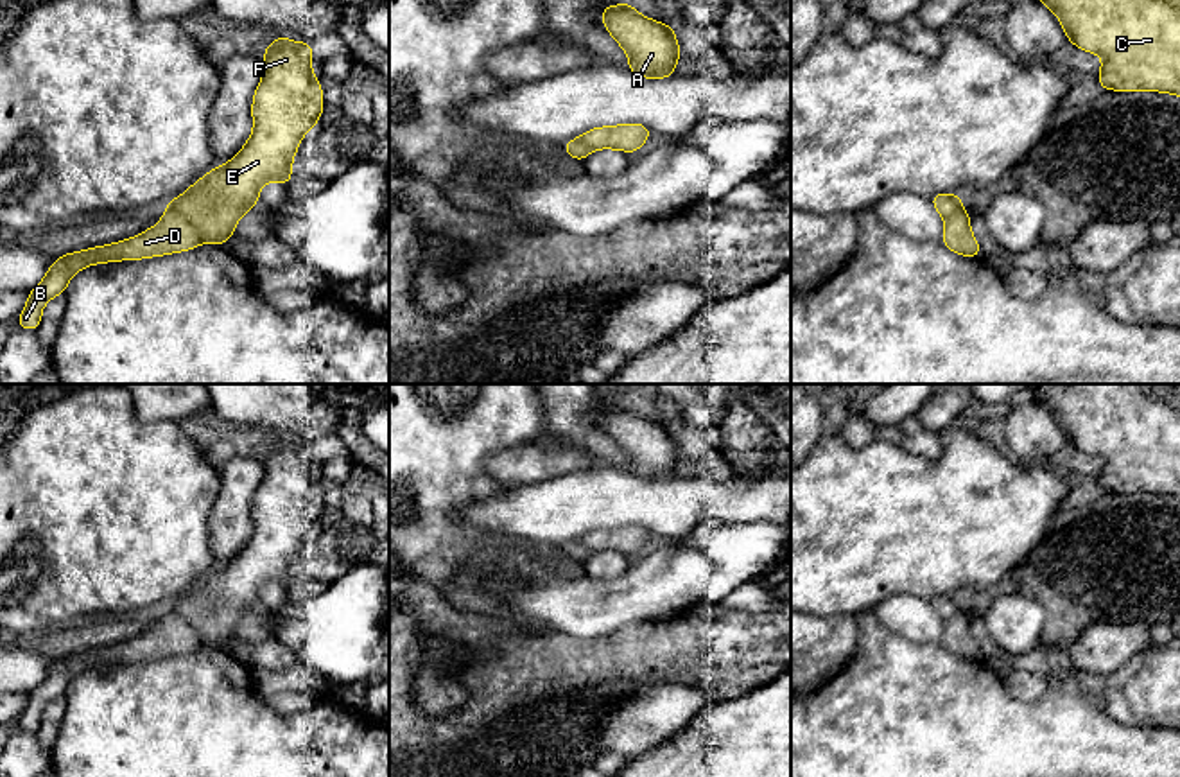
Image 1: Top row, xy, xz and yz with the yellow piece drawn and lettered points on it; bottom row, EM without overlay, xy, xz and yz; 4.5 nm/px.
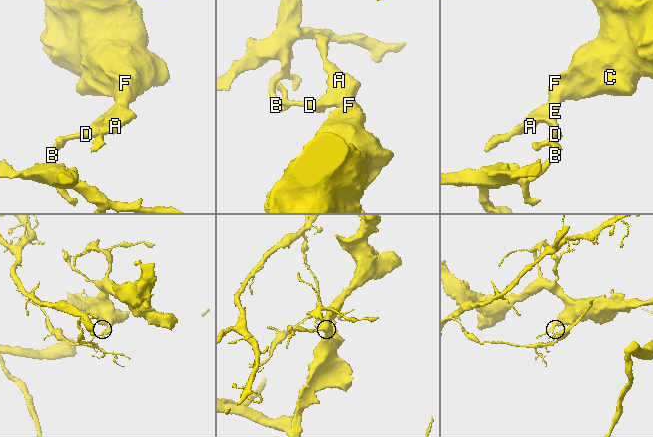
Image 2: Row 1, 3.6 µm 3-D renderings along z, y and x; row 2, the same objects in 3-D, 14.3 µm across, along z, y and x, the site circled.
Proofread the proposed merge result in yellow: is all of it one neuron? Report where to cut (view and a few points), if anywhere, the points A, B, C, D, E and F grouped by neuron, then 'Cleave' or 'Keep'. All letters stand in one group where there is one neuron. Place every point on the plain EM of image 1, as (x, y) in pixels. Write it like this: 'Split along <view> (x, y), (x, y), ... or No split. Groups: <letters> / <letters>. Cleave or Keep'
Split along xy (167, 607), (180, 614), (203, 643). Groups: A C E F / B D. Cleave

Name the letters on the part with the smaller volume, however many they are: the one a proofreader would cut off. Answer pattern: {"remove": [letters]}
{"remove": ["B", "D"]}

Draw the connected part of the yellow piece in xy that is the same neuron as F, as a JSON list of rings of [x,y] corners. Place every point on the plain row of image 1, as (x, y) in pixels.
[[[280,438],[262,459],[265,472],[253,497],[255,529],[249,542],[231,563],[217,567],[167,607],[190,623],[208,646],[226,646],[235,635],[235,624],[258,607],[260,589],[265,583],[280,583],[285,589],[292,581],[291,567],[298,547],[323,515],[323,492],[310,472],[314,463],[310,441],[294,445]]]

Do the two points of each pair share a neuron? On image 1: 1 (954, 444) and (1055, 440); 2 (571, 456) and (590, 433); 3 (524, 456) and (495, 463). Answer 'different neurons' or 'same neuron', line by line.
1: different neurons
2: different neurons
3: same neuron

